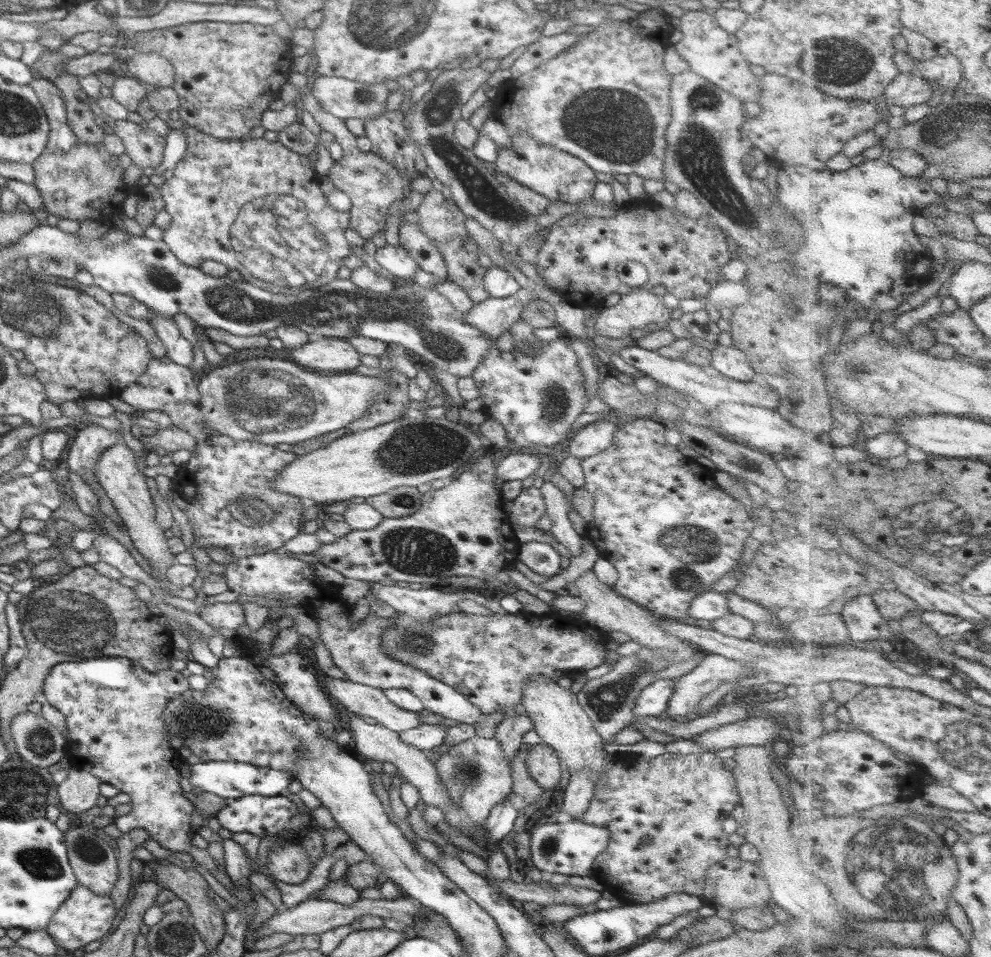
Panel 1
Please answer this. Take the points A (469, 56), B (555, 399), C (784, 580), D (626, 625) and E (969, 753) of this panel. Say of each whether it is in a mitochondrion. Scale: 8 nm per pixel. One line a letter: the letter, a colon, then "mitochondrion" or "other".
A: other
B: mitochondrion
C: other
D: other
E: mitochondrion

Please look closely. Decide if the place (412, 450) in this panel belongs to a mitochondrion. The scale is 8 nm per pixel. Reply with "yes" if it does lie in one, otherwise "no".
yes

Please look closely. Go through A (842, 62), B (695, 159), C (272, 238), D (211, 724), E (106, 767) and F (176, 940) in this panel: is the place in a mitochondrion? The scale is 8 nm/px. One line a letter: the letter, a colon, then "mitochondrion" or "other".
A: mitochondrion
B: mitochondrion
C: mitochondrion
D: mitochondrion
E: other
F: mitochondrion

